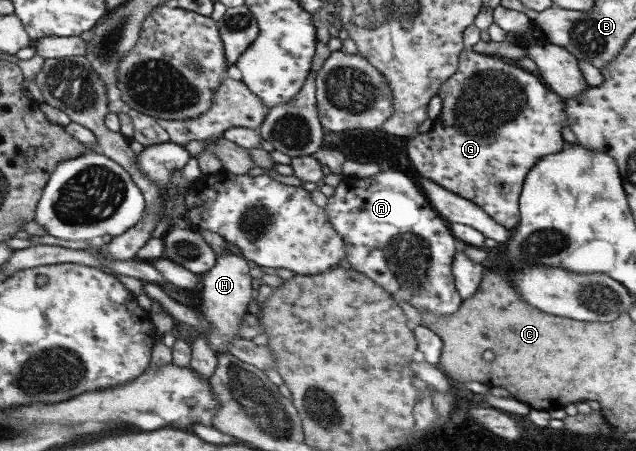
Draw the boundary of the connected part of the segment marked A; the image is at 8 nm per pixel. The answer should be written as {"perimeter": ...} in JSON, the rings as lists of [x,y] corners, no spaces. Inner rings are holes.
{"perimeter":[[[379,171],[377,175],[373,175],[369,178],[350,178],[344,177],[343,180],[334,188],[334,193],[331,197],[327,198],[325,203],[324,215],[327,216],[331,227],[340,236],[340,239],[344,243],[344,257],[350,263],[350,266],[359,273],[367,276],[373,283],[376,283],[379,287],[382,287],[386,292],[389,292],[394,299],[400,299],[409,306],[415,308],[415,310],[430,311],[437,315],[449,315],[455,313],[460,307],[463,299],[457,293],[454,286],[454,277],[450,268],[454,253],[458,248],[458,242],[451,236],[449,232],[447,222],[438,215],[438,213],[427,202],[423,191],[414,185],[403,173],[399,171]]]}

